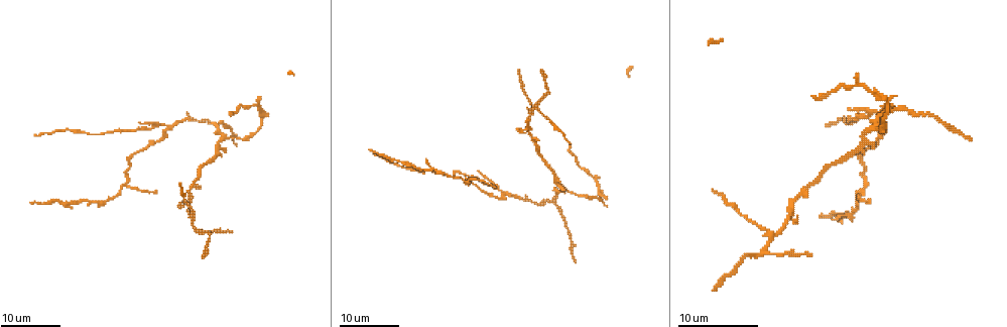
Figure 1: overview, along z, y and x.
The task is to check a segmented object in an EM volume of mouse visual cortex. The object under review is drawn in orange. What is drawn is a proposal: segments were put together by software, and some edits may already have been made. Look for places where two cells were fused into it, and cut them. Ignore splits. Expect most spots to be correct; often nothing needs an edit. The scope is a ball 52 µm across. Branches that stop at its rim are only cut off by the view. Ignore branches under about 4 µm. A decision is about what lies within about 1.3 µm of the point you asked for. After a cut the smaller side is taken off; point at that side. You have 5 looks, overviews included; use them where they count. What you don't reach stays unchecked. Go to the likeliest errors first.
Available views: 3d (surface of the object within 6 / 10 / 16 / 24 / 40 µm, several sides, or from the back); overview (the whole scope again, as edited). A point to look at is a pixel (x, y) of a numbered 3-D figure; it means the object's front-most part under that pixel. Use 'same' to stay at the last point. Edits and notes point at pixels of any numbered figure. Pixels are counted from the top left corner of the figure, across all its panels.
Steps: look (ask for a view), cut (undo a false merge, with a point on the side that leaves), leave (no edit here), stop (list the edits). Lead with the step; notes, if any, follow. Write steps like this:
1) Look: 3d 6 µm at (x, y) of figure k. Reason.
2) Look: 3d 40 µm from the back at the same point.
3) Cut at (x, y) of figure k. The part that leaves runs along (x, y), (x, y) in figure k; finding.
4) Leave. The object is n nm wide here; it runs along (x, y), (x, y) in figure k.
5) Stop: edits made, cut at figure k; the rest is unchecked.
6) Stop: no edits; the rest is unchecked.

Look: 3d 16 µm at (768, 239) of figure 1. Four-way junction.

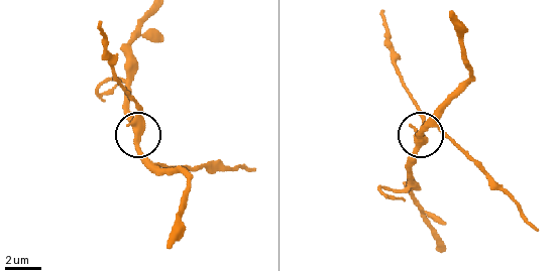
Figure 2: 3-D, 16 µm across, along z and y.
Look: 3d 10 µm at (139, 132) of figure 2.

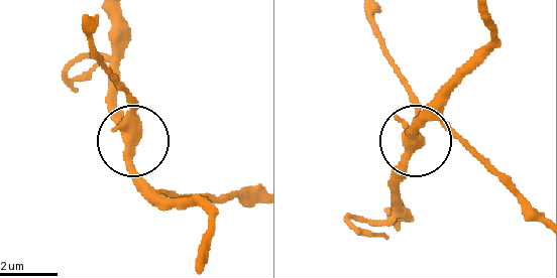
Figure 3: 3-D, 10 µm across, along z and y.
Leave. The object is 380 nm wide here; one cell here.

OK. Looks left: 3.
Look: 3d 16 µm at (125, 184) of figure 1.

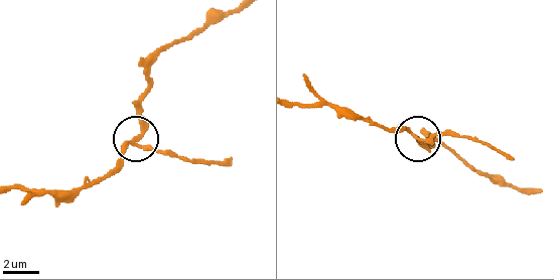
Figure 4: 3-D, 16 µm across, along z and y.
Look: 3d 10 µm at (134, 140) of figure 4.

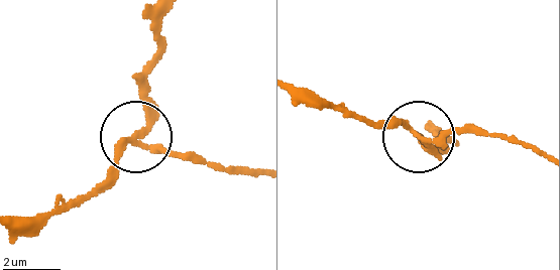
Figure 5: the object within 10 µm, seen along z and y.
Leave. 3 arms meet here; it runs along (164, 13), (144, 86), (142, 136), (222, 164) in figure 5; one cell here.

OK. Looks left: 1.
Stop: no edits; the rest is unchecked.

